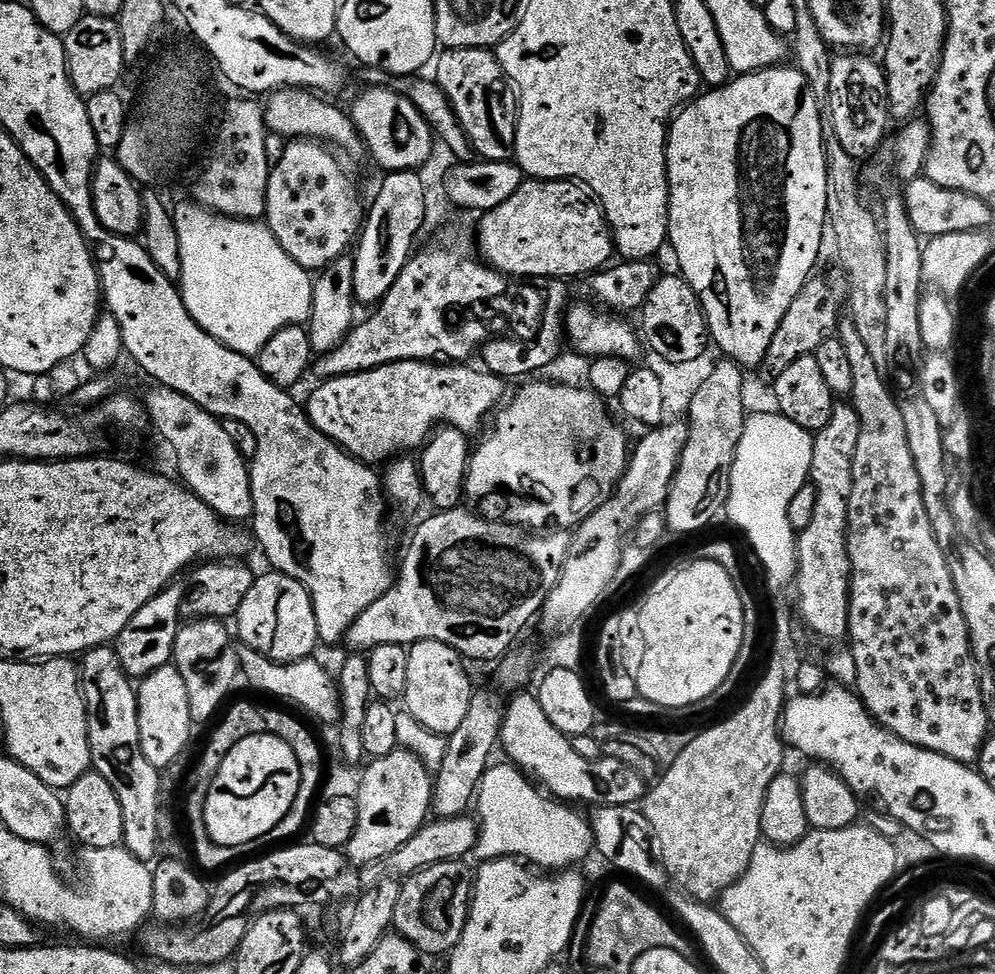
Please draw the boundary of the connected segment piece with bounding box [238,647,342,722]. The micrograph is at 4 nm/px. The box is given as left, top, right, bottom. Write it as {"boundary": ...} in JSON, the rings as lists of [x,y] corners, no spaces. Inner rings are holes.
{"boundary":[[[241,647],[238,652],[240,670],[243,679],[248,679],[252,688],[265,692],[268,696],[277,696],[285,705],[297,704],[301,713],[309,712],[320,720],[339,721],[342,716],[342,701],[338,691],[337,681],[316,661],[316,658],[280,664],[277,660],[266,658],[258,650]]]}

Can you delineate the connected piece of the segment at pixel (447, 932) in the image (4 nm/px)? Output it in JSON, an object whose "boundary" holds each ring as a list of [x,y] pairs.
{"boundary":[[[463,859],[450,862],[438,862],[434,866],[426,866],[418,870],[418,874],[407,877],[400,885],[400,897],[398,906],[394,910],[392,928],[395,935],[406,938],[425,957],[440,956],[451,953],[454,946],[462,938],[462,930],[466,930],[468,921],[468,909],[472,906],[472,894],[474,891],[474,872],[464,865]]]}

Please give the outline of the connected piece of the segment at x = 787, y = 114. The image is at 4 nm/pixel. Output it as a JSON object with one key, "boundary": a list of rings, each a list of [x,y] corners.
{"boundary":[[[777,66],[757,72],[745,72],[729,79],[721,88],[701,91],[695,100],[683,105],[675,113],[668,129],[668,244],[676,251],[676,260],[680,263],[679,275],[683,276],[700,299],[711,343],[717,344],[727,359],[735,361],[745,370],[759,369],[763,365],[766,350],[770,350],[770,342],[778,326],[782,326],[782,318],[786,318],[790,302],[794,302],[802,286],[813,279],[815,272],[812,271],[820,260],[820,247],[824,244],[824,236],[826,240],[828,228],[826,120],[822,115],[822,102],[815,97],[806,74],[796,66],[788,67]]]}

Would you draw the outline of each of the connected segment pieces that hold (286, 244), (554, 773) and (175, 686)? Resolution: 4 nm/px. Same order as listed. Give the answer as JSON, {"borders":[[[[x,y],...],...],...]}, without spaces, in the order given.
{"borders":[[[[296,138],[289,144],[292,145],[281,154],[277,164],[275,161],[271,165],[268,174],[266,223],[278,238],[282,250],[286,250],[294,262],[309,270],[322,270],[357,243],[364,227],[366,204],[360,201],[360,192],[355,182],[348,177],[347,170],[340,165],[339,158],[335,156],[337,153],[331,147],[307,138]]],[[[528,690],[521,691],[504,709],[504,725],[500,728],[500,744],[509,761],[525,776],[531,778],[545,793],[561,802],[573,805],[592,804],[596,808],[636,806],[646,795],[645,773],[631,768],[624,760],[615,760],[611,754],[599,760],[582,758],[574,750],[571,739],[546,718],[539,699]]],[[[175,666],[159,668],[139,681],[138,734],[142,738],[142,754],[155,768],[167,770],[188,748],[194,721],[190,714],[190,698],[186,695],[186,678]]]]}

